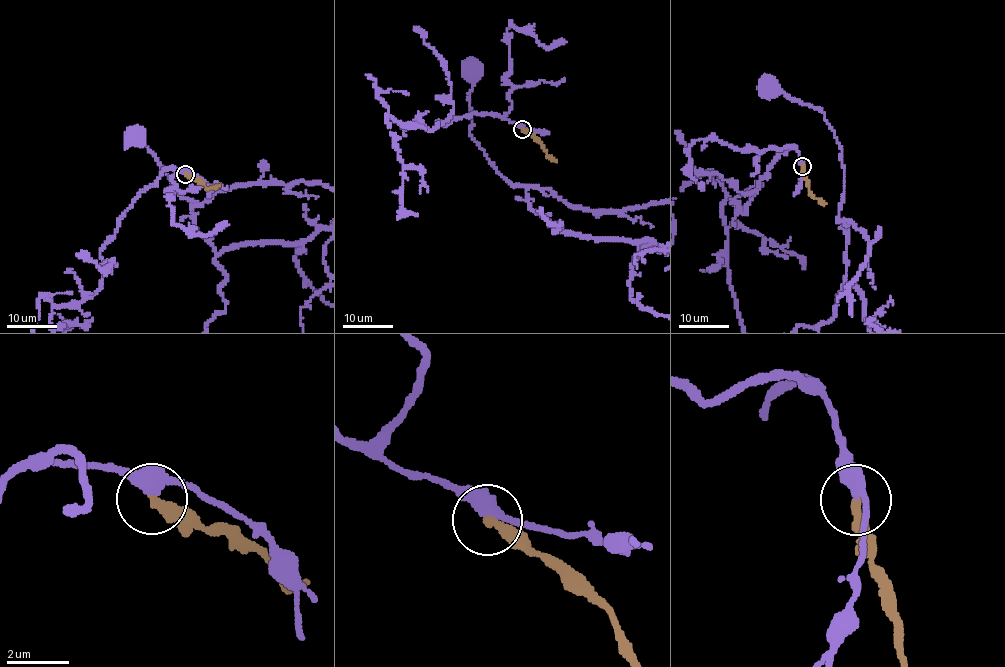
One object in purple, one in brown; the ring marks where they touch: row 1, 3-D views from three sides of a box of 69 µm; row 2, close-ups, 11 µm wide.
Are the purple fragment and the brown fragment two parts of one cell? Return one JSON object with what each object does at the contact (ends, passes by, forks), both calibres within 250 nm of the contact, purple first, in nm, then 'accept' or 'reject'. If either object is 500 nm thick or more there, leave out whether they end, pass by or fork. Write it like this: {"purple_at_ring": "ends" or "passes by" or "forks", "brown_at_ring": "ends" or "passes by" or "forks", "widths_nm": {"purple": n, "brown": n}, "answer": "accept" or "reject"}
{"purple_at_ring": "passes by", "brown_at_ring": "ends", "widths_nm": {"purple": 360, "brown": 320}, "answer": "reject"}

